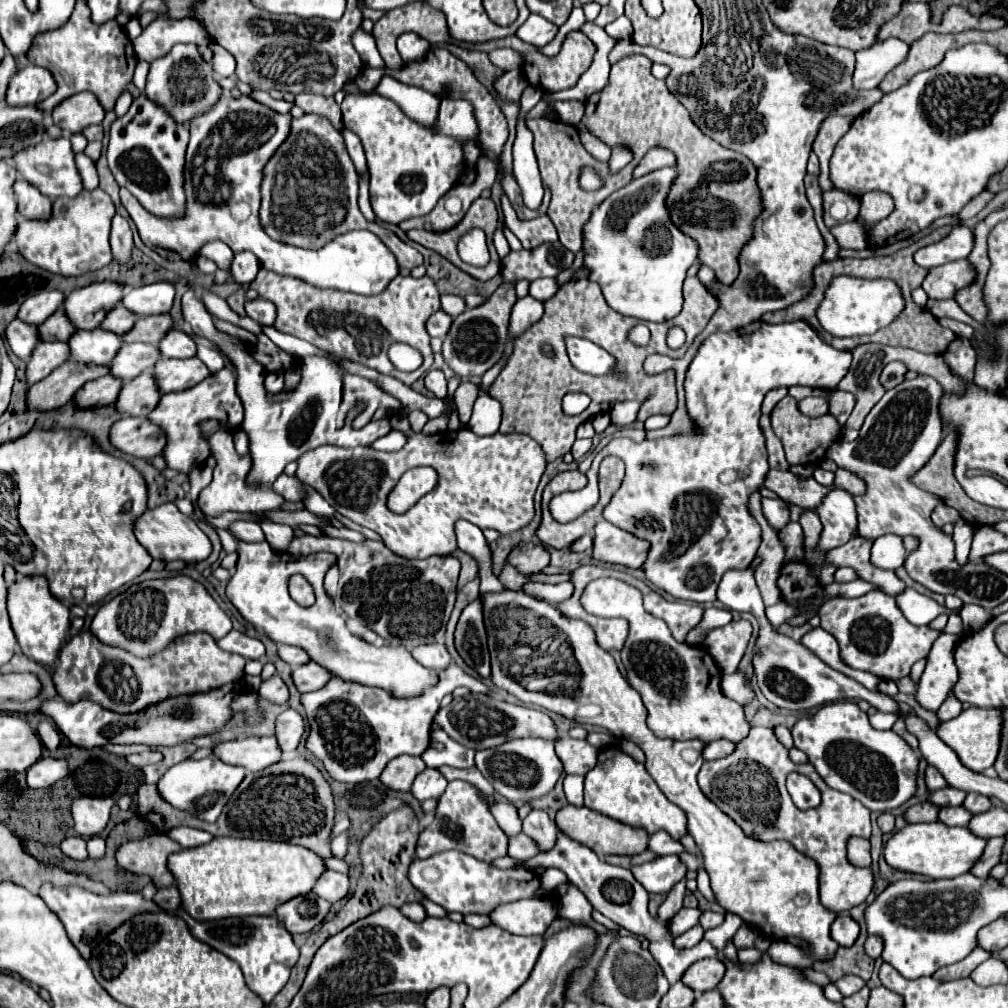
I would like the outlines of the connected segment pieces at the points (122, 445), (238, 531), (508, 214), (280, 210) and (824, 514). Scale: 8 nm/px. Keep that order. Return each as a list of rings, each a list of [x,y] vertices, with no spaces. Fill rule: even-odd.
[[[128,416],[112,426],[112,444],[136,458],[150,460],[154,456],[162,456],[166,442],[168,438],[162,428],[144,416]]]
[[[236,520],[230,524],[230,532],[234,538],[238,538],[242,542],[264,542],[264,532],[258,522]]]
[[[506,194],[502,196],[502,210],[504,210],[504,220],[506,220],[508,228],[518,236],[518,240],[522,242],[522,246],[526,250],[534,250],[540,244],[558,240],[556,228],[548,216],[538,216],[534,220],[520,220],[516,216],[514,208],[510,206]]]
[[[304,114],[292,120],[292,132],[284,146],[270,158],[264,168],[260,222],[264,232],[282,244],[318,250],[348,230],[370,230],[398,256],[402,268],[422,264],[422,254],[402,242],[388,228],[368,222],[358,208],[358,172],[346,152],[344,136],[328,118]]]
[[[832,490],[816,510],[824,526],[820,536],[822,550],[838,548],[852,538],[852,532],[856,530],[858,522],[856,522],[854,500],[848,492]]]

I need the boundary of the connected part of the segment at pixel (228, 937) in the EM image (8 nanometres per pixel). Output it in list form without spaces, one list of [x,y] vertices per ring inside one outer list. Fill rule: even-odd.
[[[184,914],[184,920],[194,938],[206,942],[208,946],[240,964],[250,990],[256,992],[266,1004],[284,988],[292,966],[298,962],[298,946],[294,944],[292,934],[276,920],[276,916],[246,916],[198,922]]]

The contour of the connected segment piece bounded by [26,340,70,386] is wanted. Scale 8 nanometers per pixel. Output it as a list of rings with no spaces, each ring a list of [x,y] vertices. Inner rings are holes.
[[[60,340],[40,342],[40,346],[36,346],[28,362],[28,370],[26,370],[28,384],[32,386],[34,382],[40,382],[40,378],[46,378],[54,368],[62,366],[68,360],[68,356],[70,356],[68,342],[60,342]]]

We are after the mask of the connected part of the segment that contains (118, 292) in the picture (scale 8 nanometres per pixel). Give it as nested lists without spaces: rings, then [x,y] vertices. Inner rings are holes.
[[[104,280],[78,288],[66,296],[64,310],[80,330],[98,328],[106,314],[122,304],[122,282]]]

